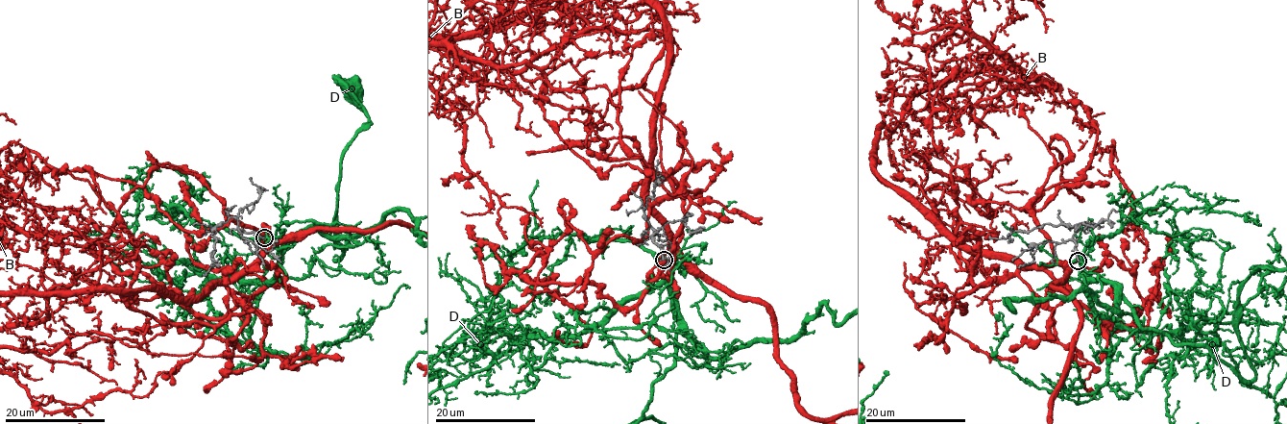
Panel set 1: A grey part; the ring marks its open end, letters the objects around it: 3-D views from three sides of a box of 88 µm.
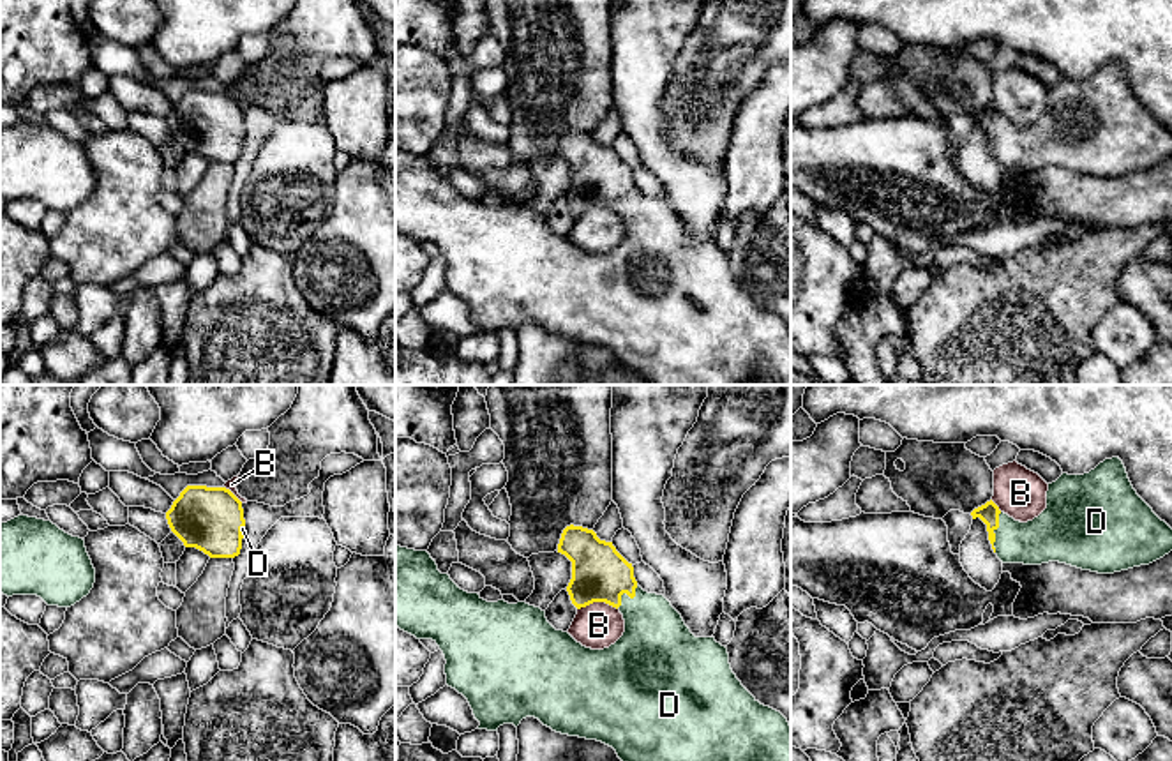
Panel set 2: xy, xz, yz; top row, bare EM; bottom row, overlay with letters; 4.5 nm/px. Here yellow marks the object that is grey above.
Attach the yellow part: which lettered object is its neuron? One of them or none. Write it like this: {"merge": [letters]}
{"merge": ["D"]}

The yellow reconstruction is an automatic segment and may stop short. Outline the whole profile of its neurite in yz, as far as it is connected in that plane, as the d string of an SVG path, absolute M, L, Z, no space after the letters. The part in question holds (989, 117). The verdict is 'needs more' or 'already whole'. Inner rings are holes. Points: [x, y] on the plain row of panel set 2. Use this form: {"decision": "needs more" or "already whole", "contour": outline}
{"decision": "needs more", "contour": "M1119 62L1105 64L1084 79L1063 78L1048 88L1047 113L1020 127L990 104L971 117L987 129L988 145L1003 168L1066 168L1098 178L1149 170L1172 155L1172 132L1133 94Z"}

